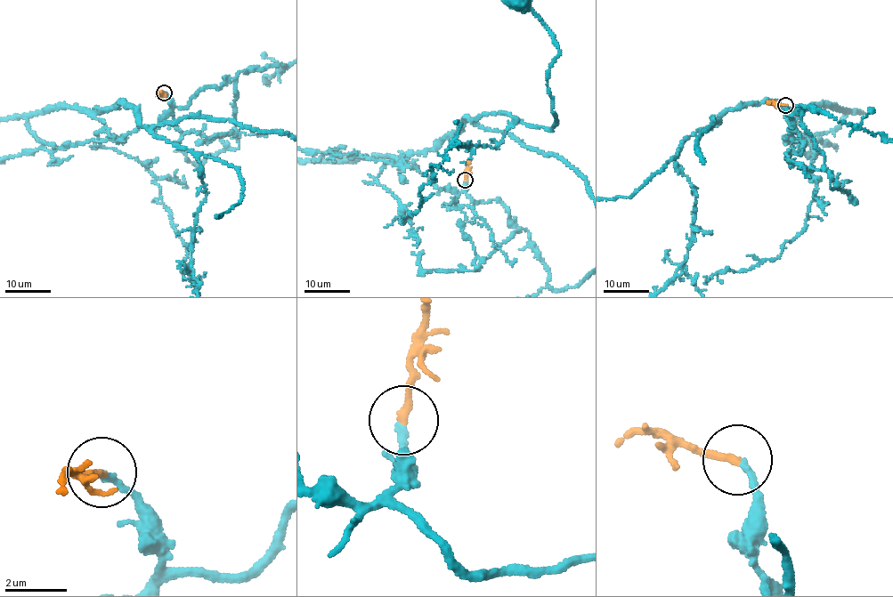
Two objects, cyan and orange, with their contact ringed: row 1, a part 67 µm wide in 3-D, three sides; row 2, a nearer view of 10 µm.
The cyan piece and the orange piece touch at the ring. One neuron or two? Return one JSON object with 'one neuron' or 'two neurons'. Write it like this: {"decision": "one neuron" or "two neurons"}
{"decision": "one neuron"}

